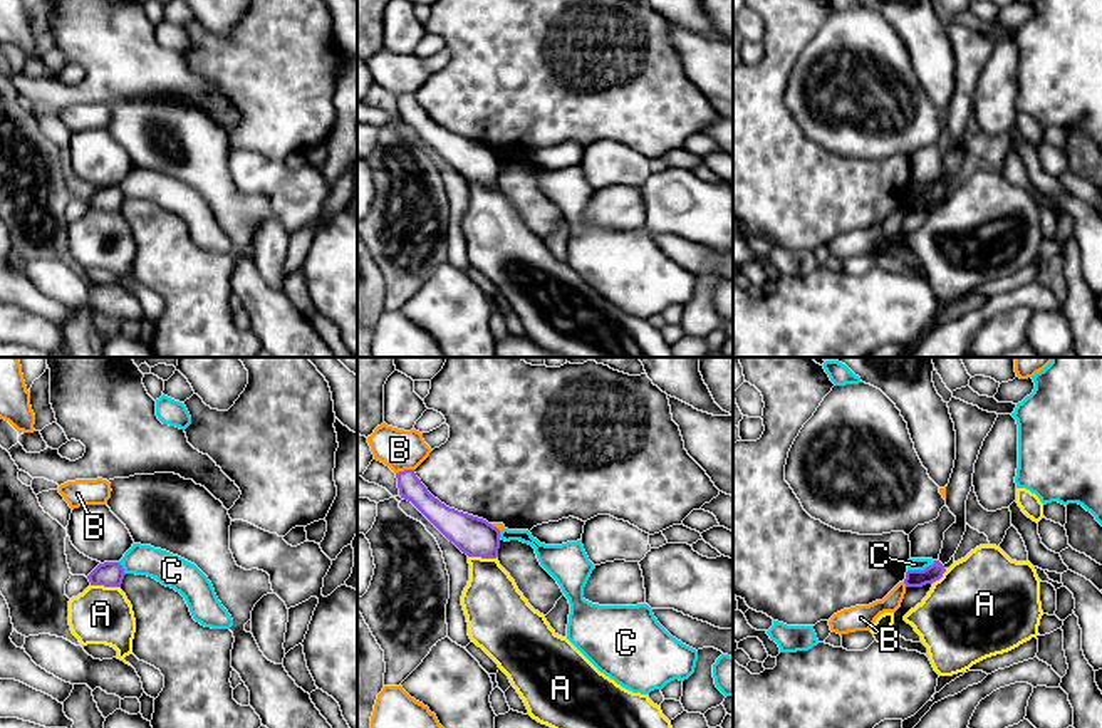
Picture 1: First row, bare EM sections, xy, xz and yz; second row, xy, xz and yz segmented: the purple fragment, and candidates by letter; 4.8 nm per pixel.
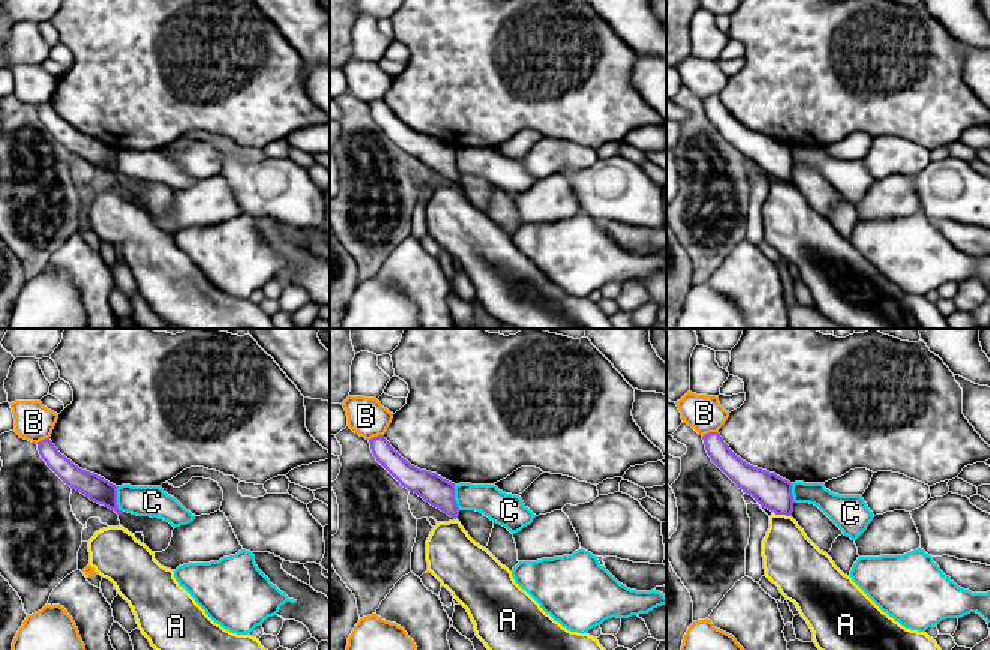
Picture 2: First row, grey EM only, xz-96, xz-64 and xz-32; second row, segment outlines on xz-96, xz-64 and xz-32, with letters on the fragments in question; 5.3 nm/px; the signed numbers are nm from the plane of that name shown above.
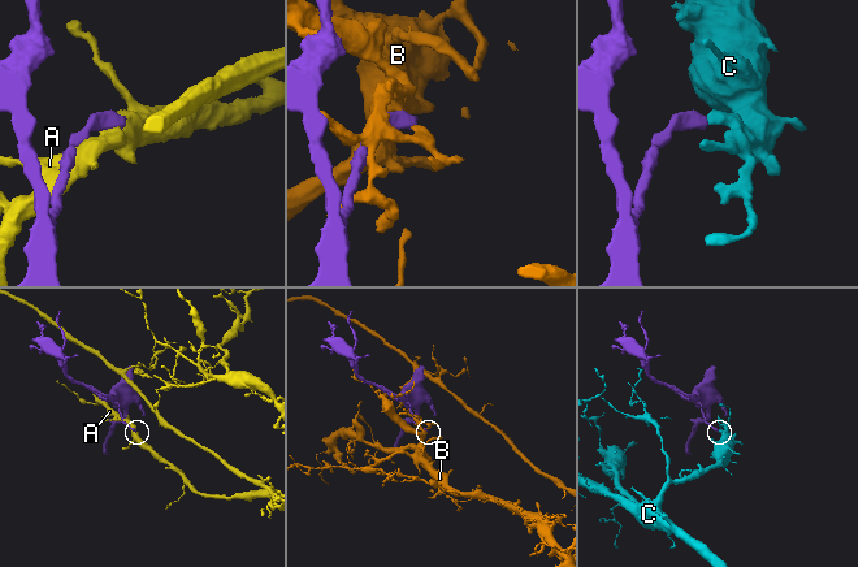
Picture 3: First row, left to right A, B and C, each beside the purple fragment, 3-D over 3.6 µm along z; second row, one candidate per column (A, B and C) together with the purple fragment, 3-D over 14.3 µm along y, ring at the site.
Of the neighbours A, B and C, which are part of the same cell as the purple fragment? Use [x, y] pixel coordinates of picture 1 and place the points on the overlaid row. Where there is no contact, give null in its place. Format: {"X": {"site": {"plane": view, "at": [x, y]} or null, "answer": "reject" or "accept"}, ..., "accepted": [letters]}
{"A": {"site": {"plane": "xy", "at": [106, 586]}, "answer": "reject"}, "B": {"site": {"plane": "xz", "at": [405, 470]}, "answer": "reject"}, "C": {"site": {"plane": "yz", "at": [921, 571]}, "answer": "reject"}, "accepted": []}

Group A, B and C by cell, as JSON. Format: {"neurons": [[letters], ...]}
{"neurons": [["A"], ["B"], ["C"]]}

